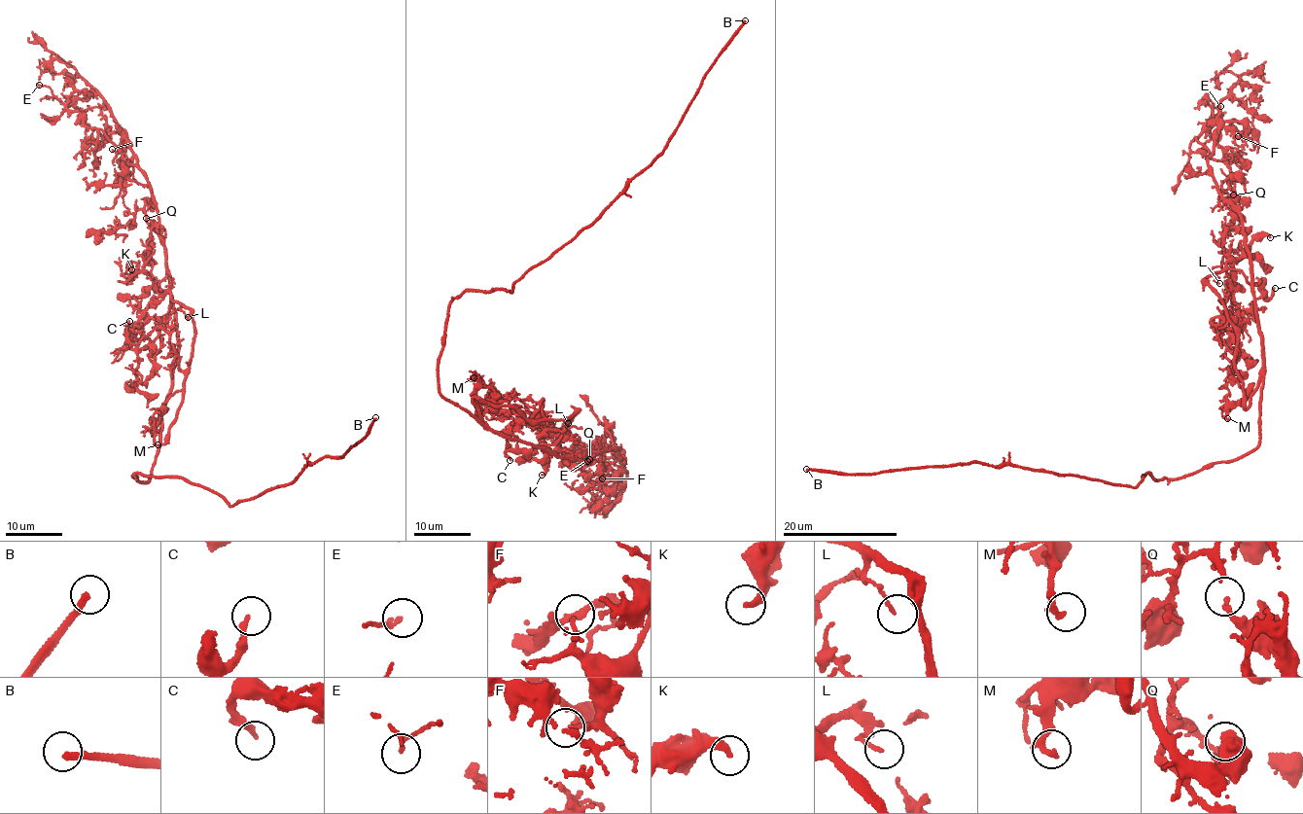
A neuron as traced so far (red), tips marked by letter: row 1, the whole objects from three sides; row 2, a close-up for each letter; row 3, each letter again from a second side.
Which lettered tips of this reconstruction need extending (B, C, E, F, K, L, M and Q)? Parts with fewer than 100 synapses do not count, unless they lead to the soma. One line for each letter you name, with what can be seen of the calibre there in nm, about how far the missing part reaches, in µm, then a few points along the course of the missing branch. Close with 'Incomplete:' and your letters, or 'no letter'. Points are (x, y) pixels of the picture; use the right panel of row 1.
B: calibre 240 nm; missing 8 µm; course (806, 469), (778, 460)
Incomplete: B

